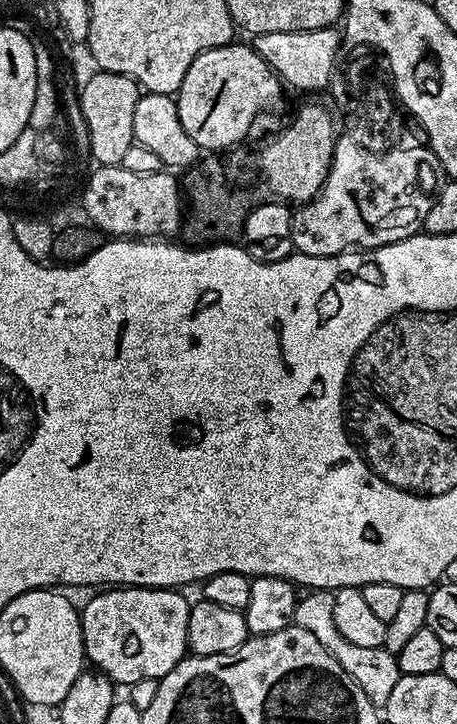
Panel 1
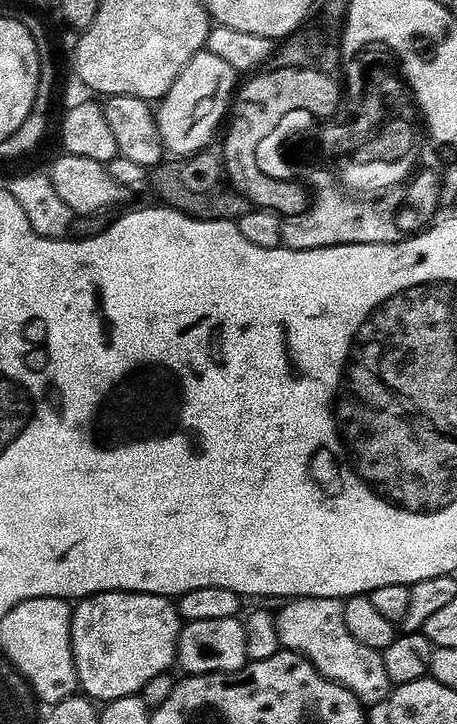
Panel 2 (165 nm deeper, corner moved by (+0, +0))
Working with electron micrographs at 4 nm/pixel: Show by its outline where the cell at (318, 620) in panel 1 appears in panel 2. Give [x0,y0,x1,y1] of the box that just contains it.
[275,597,392,708]

